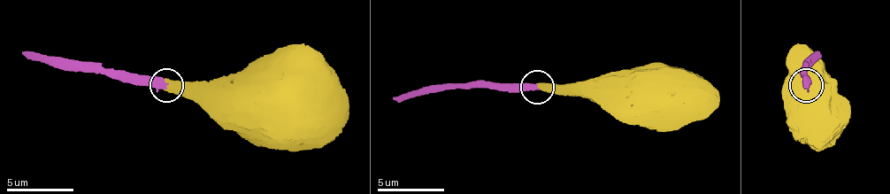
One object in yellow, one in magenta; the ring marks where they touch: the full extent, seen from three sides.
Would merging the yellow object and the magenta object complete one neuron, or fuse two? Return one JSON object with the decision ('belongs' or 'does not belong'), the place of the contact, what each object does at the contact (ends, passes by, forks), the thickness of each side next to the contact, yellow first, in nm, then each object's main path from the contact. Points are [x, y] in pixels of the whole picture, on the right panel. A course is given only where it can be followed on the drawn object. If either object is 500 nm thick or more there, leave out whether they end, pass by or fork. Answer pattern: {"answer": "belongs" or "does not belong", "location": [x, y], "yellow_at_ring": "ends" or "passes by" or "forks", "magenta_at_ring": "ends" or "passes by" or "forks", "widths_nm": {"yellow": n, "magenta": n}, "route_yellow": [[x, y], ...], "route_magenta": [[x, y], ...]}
{"answer": "belongs", "location": [806, 85], "widths_nm": {"yellow": 600, "magenta": 500}, "route_yellow": [[805, 86], [825, 80], [818, 86]], "route_magenta": [[805, 86], [809, 69], [818, 52]]}

